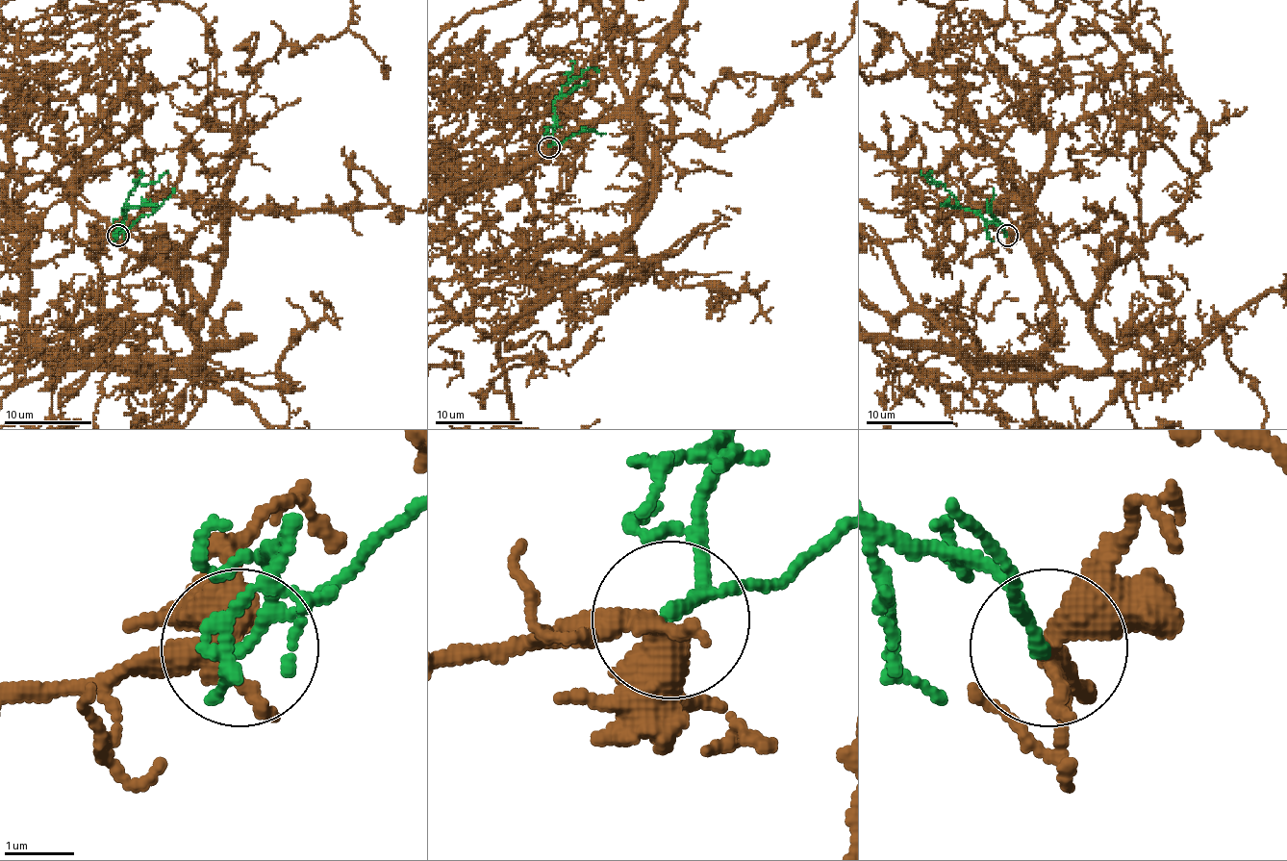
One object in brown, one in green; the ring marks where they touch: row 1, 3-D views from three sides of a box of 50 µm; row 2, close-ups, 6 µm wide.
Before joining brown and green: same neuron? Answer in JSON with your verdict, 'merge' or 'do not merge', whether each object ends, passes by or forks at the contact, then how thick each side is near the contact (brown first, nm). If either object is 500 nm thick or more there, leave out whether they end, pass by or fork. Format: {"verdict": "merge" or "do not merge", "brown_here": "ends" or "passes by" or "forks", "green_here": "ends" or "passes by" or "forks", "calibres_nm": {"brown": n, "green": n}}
{"verdict": "merge", "brown_here": "forks", "green_here": "passes by", "calibres_nm": {"brown": 380, "green": 140}}

